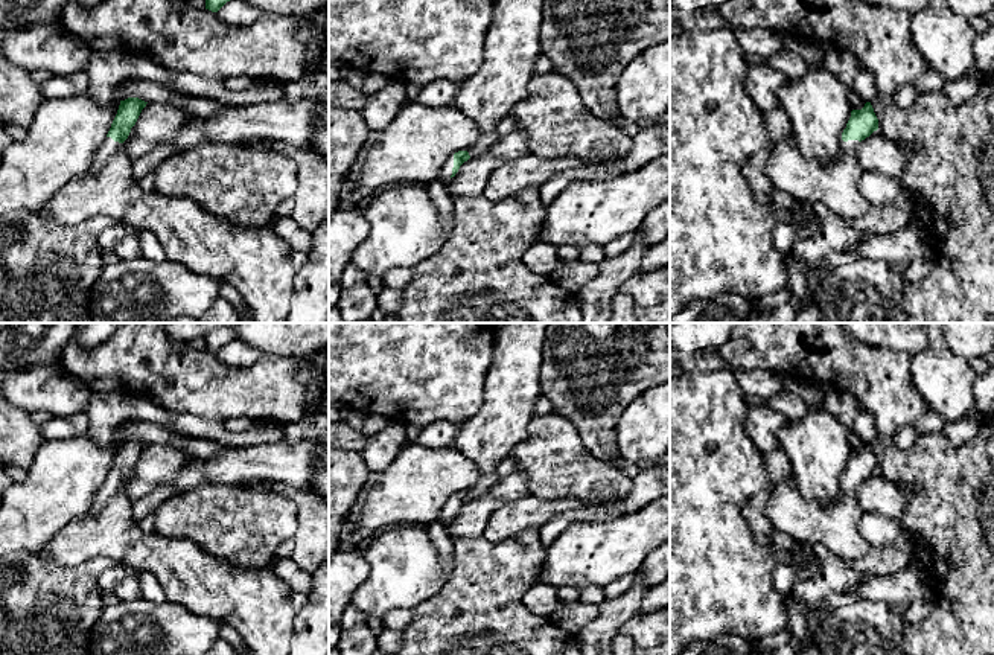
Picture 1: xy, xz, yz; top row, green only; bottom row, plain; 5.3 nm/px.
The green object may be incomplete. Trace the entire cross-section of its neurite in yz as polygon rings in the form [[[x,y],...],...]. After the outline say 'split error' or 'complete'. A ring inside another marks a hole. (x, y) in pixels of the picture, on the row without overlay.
[[[871,443],[852,451],[842,474],[842,495],[822,506],[799,495],[792,478],[770,486],[764,512],[776,530],[789,533],[795,541],[819,542],[825,550],[845,561],[865,558],[872,545],[859,530],[865,513],[854,495],[857,486],[878,471],[878,460]]]; split error

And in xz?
[[[458,492],[452,497],[449,497],[444,503],[444,506],[441,507],[437,521],[443,521],[448,522],[452,518],[455,518],[455,515],[458,513],[460,507],[467,503],[470,500],[467,492]]]; split error

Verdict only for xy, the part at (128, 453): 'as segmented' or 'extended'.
extended

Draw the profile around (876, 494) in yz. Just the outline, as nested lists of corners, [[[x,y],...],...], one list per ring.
[[[878,471],[862,481],[854,490],[854,495],[865,512],[884,515],[898,524],[906,515],[906,495]]]

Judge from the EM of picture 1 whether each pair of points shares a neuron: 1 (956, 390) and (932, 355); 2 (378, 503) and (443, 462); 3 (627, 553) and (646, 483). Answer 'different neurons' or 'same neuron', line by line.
1: same neuron
2: same neuron
3: different neurons

